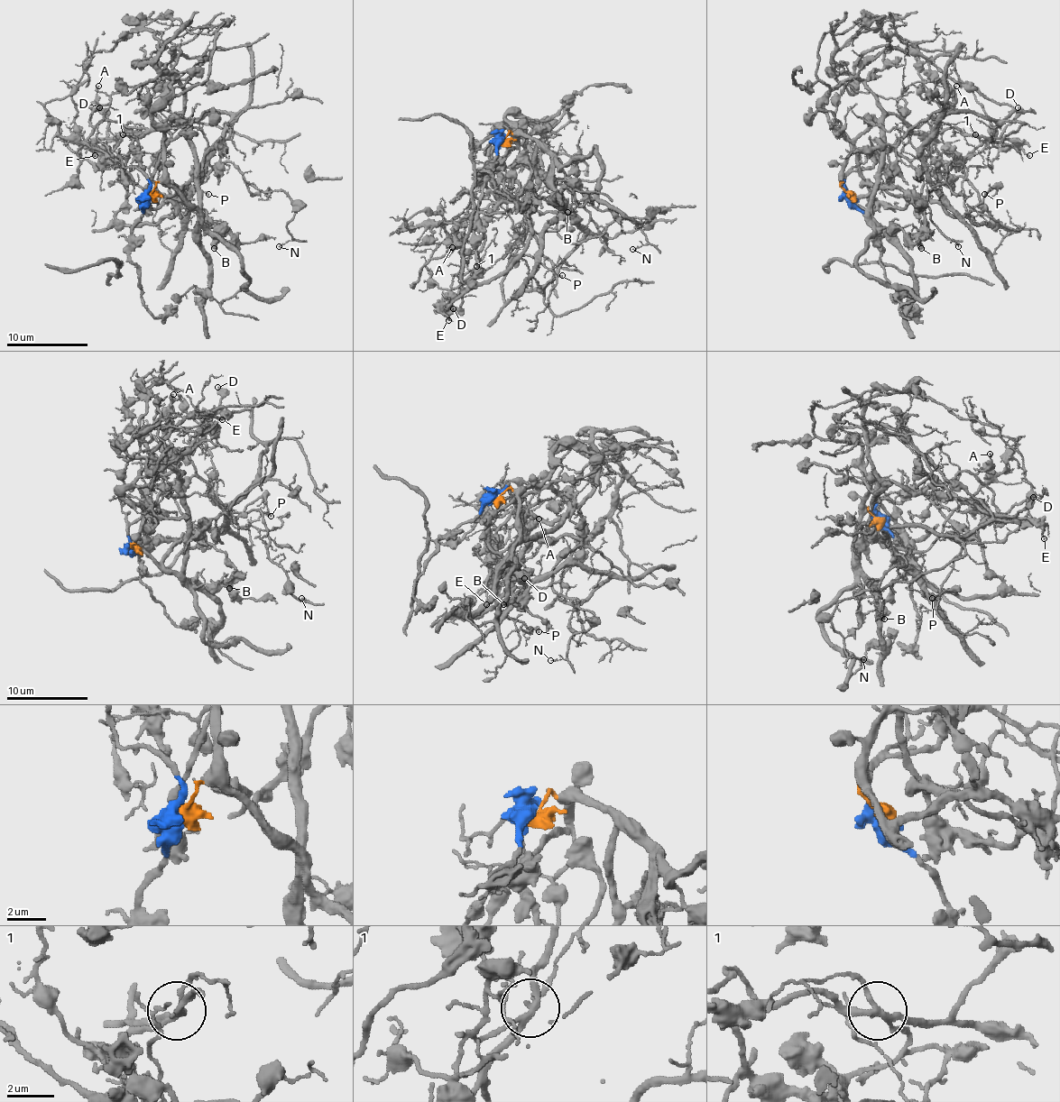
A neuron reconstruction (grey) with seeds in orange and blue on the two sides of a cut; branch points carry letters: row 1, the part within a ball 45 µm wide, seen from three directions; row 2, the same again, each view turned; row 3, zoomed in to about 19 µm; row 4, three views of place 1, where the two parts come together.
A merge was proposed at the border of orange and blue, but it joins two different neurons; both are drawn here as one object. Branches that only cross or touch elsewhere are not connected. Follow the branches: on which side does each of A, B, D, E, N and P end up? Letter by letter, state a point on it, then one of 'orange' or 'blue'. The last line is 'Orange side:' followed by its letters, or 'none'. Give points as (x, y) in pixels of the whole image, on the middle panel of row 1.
A: place (452, 247); blue
B: place (567, 212); blue
D: place (453, 308); blue
E: place (448, 320); blue
N: place (632, 249); orange
P: place (562, 275); orange
Orange side: N, P

